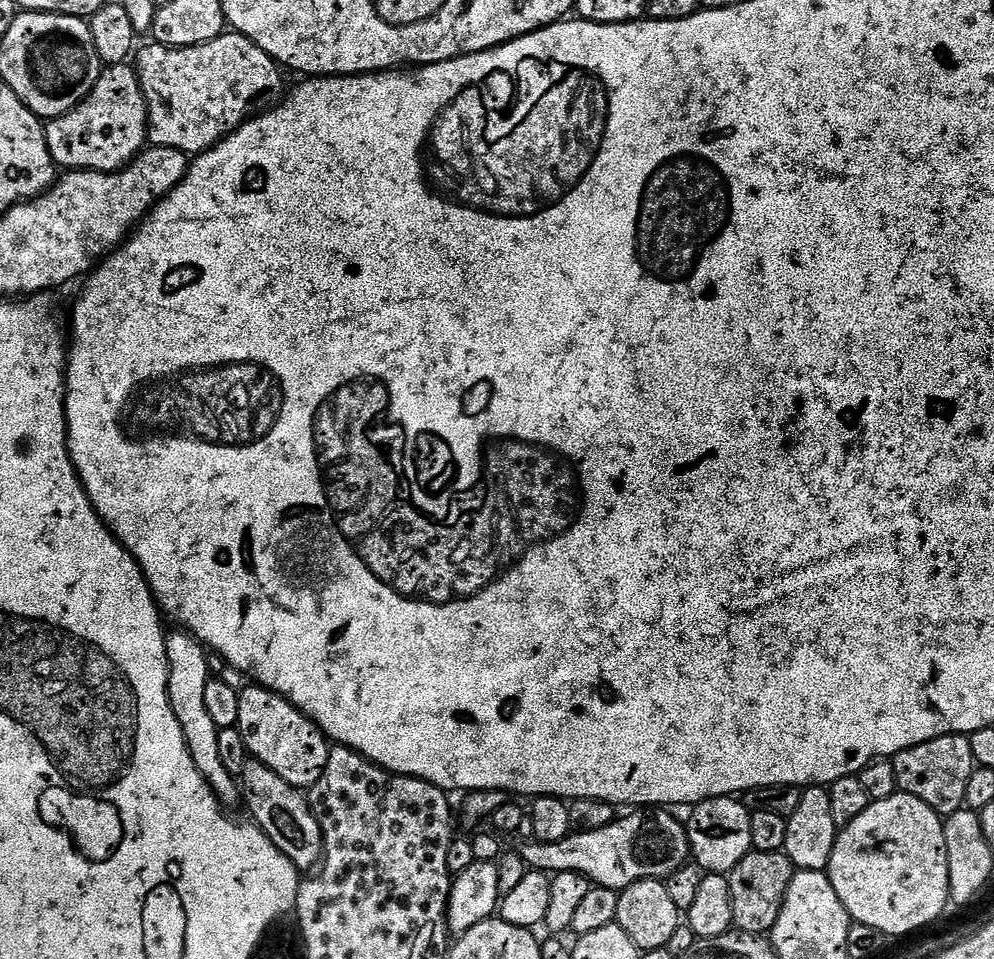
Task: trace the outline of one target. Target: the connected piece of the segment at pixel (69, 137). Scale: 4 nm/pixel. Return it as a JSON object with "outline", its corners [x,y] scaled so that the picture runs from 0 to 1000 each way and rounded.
{"outline":[[[128,66],[106,70],[95,94],[77,113],[70,115],[64,121],[47,126],[48,155],[53,169],[61,176],[78,179],[120,179],[145,157],[151,146],[149,107],[141,89],[138,72],[129,70]]]}

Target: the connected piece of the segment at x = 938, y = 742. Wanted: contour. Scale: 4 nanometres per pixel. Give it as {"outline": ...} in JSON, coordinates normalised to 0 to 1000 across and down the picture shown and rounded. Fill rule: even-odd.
{"outline":[[[970,765],[936,770],[936,774],[915,778],[915,782],[907,782],[896,789],[895,797],[897,809],[901,812],[900,821],[932,836],[932,840],[936,840],[936,845],[940,845],[947,853],[965,847],[970,842],[972,820],[976,815],[976,807],[983,800],[974,767]]]}

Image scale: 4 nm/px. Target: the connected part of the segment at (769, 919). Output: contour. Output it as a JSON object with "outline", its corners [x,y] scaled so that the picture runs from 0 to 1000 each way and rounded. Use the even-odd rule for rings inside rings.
{"outline":[[[755,887],[731,912],[734,920],[734,941],[738,941],[737,965],[743,971],[753,972],[757,976],[776,973],[779,961],[783,961],[783,953],[787,953],[791,928],[795,928],[795,920],[801,914],[802,908],[789,887]]]}

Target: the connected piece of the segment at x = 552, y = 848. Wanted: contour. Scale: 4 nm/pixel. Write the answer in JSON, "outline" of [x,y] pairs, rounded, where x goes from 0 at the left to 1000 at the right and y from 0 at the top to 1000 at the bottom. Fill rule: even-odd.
{"outline":[[[640,845],[637,851],[626,850],[620,853],[616,859],[607,861],[604,865],[593,868],[576,867],[567,876],[556,880],[540,879],[538,908],[558,911],[560,909],[576,909],[589,916],[597,923],[606,926],[619,926],[627,928],[638,920],[647,918],[671,919],[688,900],[694,897],[696,892],[693,880],[693,869],[686,854],[679,855],[672,845]]]}

